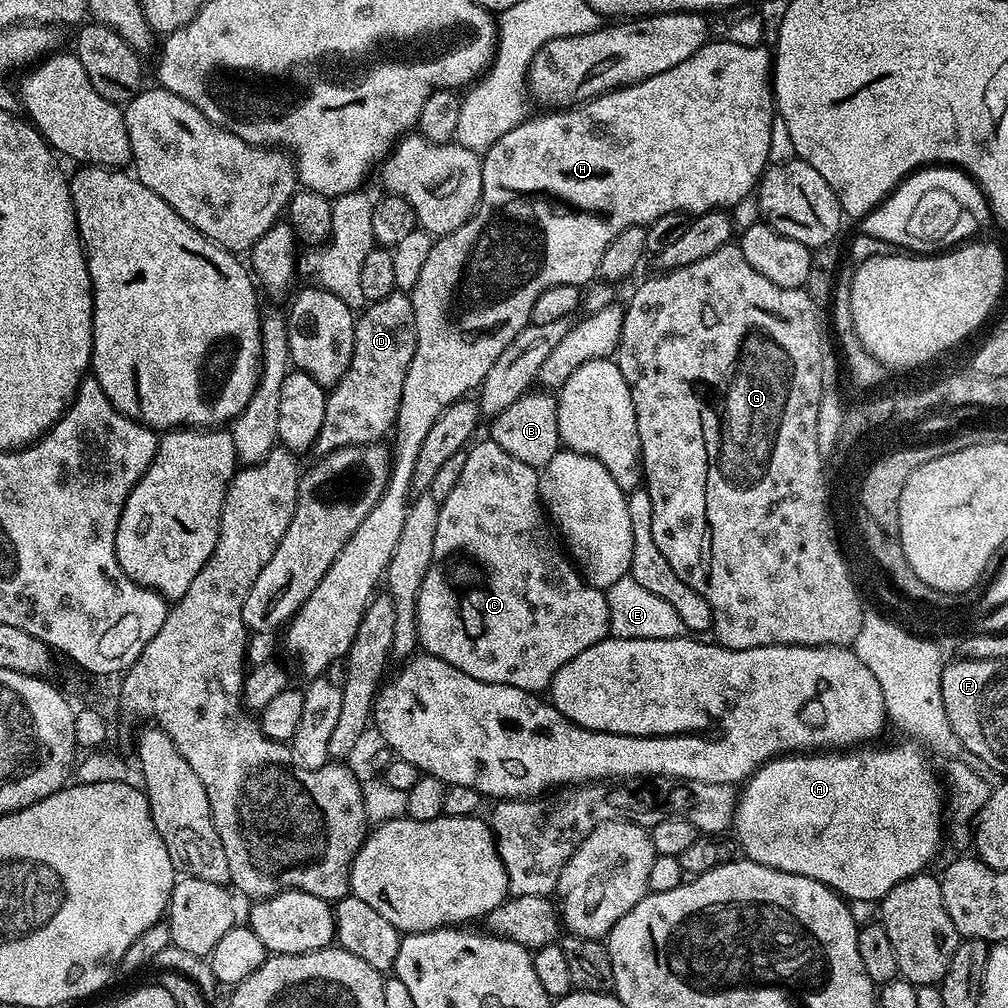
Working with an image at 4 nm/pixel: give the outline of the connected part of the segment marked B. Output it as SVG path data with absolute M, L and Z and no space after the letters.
M529 390L525 392L523 396L510 402L510 406L506 406L499 414L491 417L490 424L492 424L491 440L498 446L502 446L502 450L506 450L506 454L518 458L518 462L526 462L526 466L531 468L542 470L550 462L550 458L554 458L554 454L561 451L556 396L551 391Z

